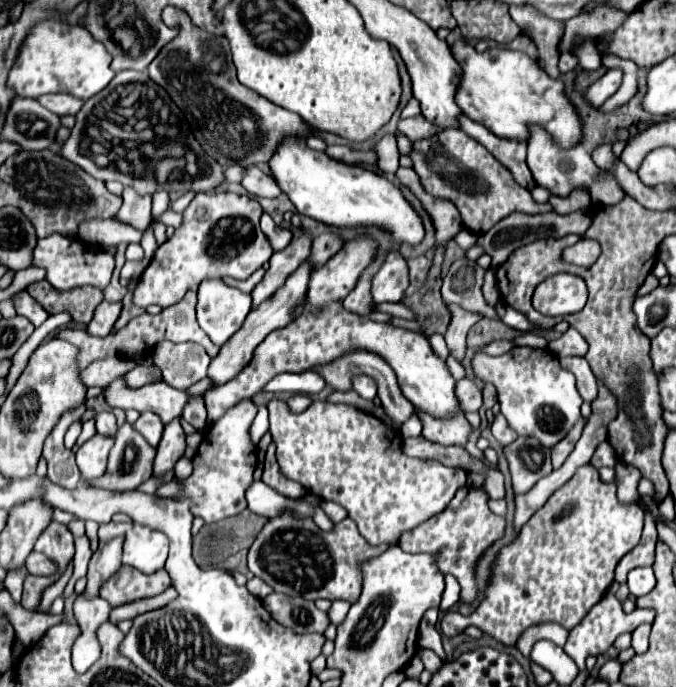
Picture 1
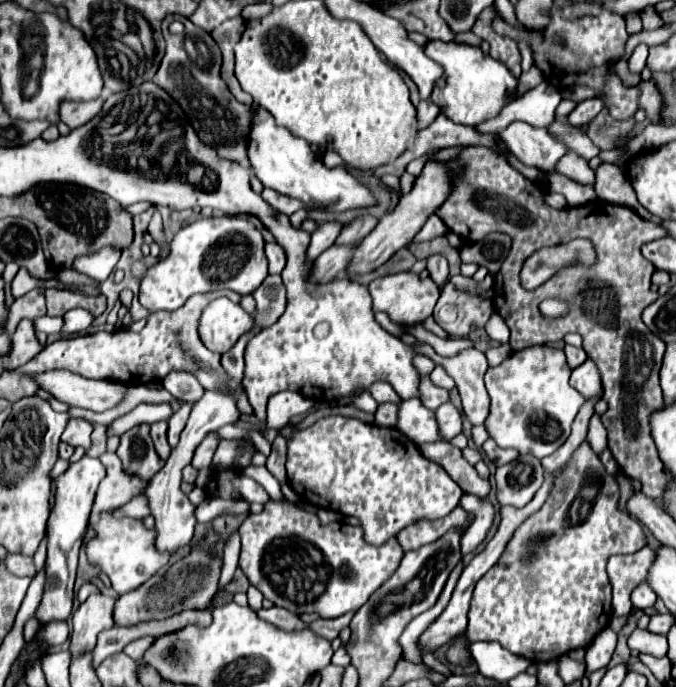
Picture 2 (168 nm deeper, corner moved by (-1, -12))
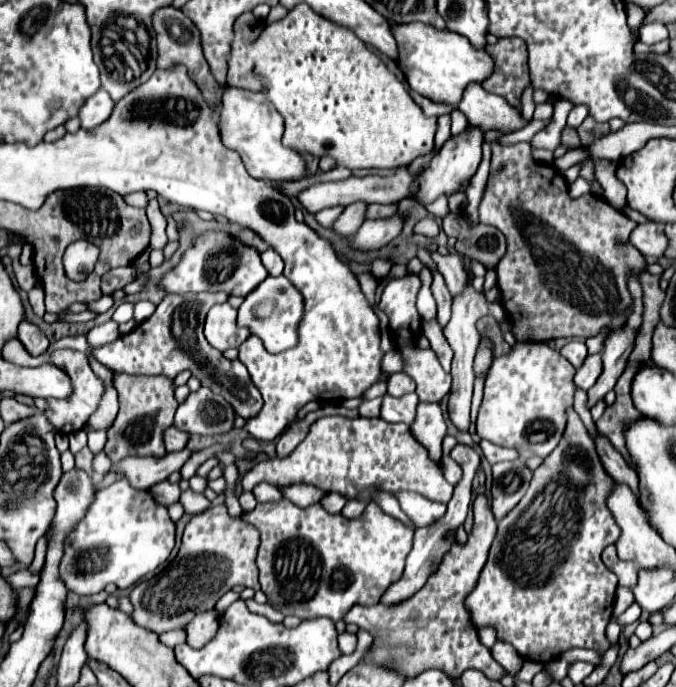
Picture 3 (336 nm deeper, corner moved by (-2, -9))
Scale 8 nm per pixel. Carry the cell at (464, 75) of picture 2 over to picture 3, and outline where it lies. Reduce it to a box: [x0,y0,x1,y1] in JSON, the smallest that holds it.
[393,23,495,109]

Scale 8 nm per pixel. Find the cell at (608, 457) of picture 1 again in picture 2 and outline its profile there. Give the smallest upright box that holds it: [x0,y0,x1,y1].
[588,414,606,454]

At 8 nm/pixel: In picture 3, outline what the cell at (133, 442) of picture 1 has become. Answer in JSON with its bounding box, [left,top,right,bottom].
[105,373,177,461]

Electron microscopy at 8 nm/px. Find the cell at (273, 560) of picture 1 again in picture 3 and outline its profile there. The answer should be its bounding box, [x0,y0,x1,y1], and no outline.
[241,497,415,621]

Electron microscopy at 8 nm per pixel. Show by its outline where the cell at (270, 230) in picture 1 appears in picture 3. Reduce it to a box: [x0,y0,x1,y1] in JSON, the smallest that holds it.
[261,249,283,277]

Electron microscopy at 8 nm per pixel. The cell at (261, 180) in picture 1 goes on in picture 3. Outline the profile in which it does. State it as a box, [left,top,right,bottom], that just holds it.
[297,167,417,215]

